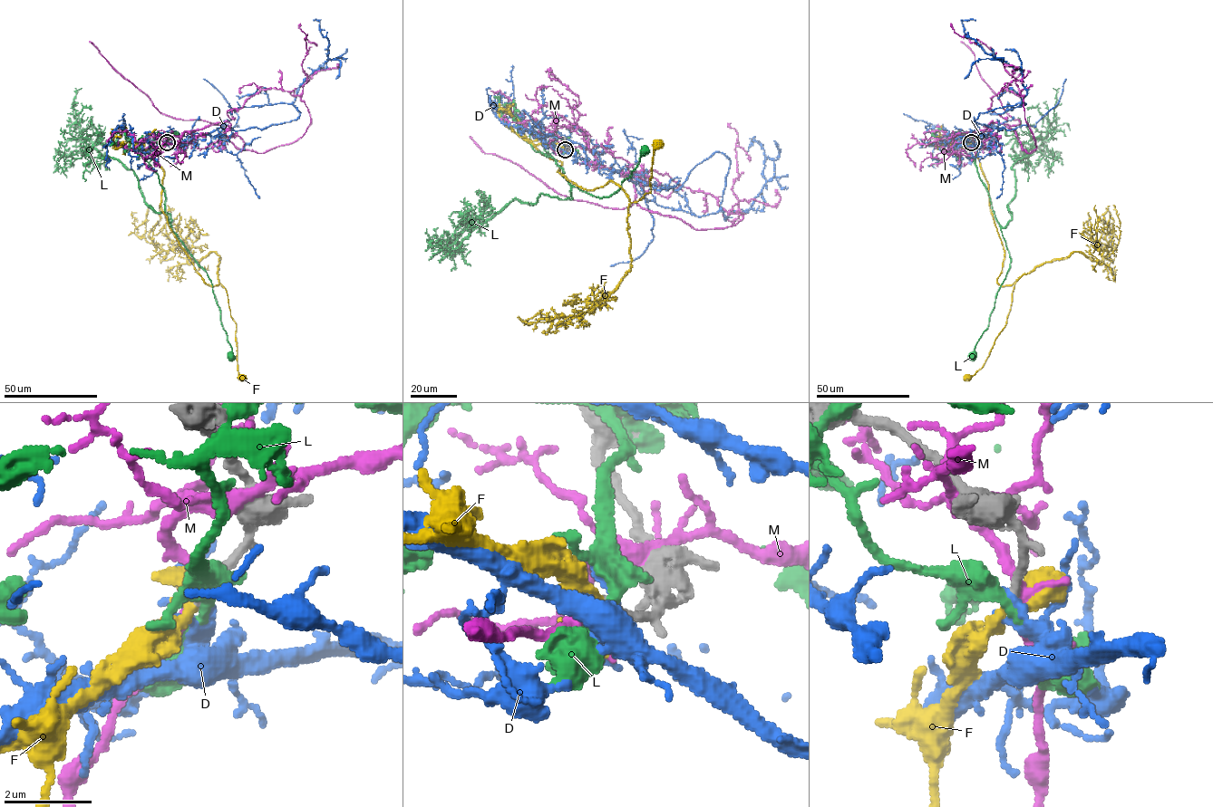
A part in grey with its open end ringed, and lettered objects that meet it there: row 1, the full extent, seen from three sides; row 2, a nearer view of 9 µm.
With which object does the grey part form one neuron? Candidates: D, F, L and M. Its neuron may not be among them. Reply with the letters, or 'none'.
F

